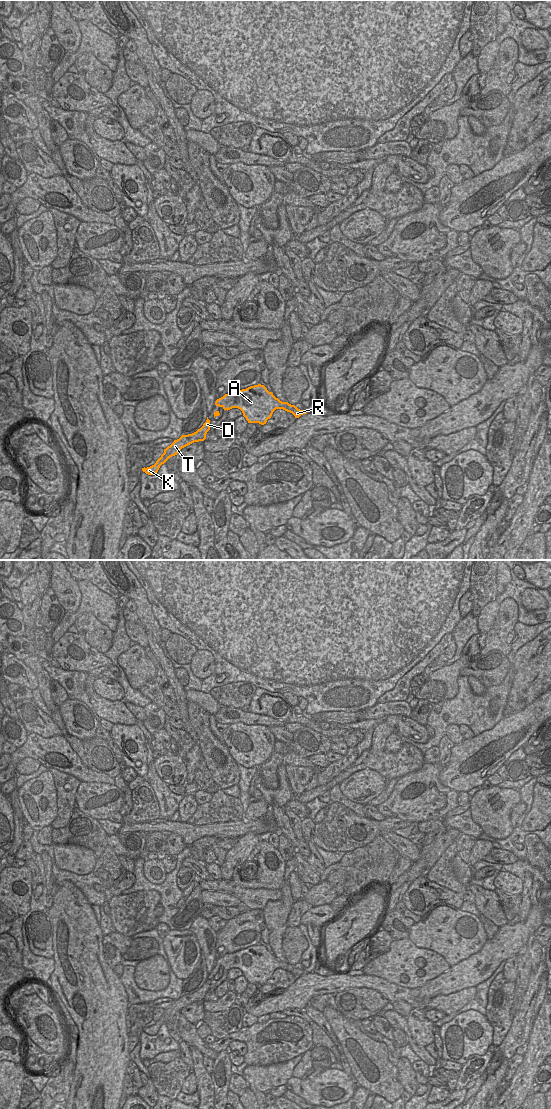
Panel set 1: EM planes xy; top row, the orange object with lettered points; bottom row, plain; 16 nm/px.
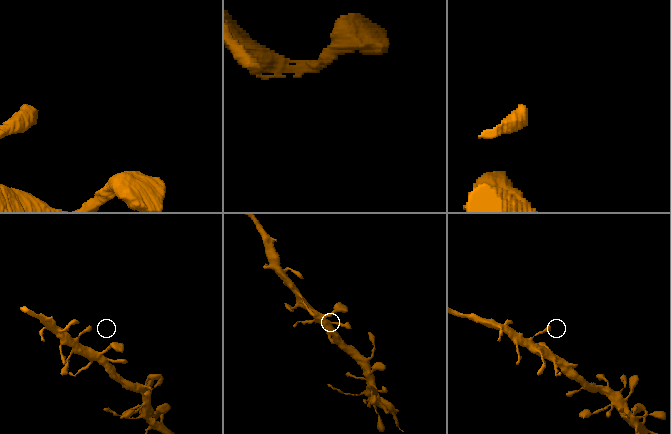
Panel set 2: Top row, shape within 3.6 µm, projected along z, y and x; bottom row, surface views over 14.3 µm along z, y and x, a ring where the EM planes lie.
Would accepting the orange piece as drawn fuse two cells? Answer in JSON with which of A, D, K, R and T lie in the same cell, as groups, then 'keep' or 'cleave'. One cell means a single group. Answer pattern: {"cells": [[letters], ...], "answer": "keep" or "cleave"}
{"cells": [["A", "D", "K", "R", "T"]], "answer": "keep"}

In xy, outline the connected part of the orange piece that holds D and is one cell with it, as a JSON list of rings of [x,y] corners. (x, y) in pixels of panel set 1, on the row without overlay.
[[[207,977],[206,982],[203,986],[196,992],[188,995],[182,995],[179,999],[174,1000],[174,1002],[164,1009],[164,1013],[156,1021],[156,1023],[150,1027],[142,1028],[142,1031],[148,1035],[157,1034],[160,1026],[164,1024],[170,1017],[177,1015],[180,1010],[194,1002],[204,1001],[206,999],[206,994],[210,990],[210,980]]]

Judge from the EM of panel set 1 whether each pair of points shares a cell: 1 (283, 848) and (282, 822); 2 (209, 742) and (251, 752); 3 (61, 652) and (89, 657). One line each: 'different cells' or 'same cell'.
1: different cells
2: different cells
3: same cell

